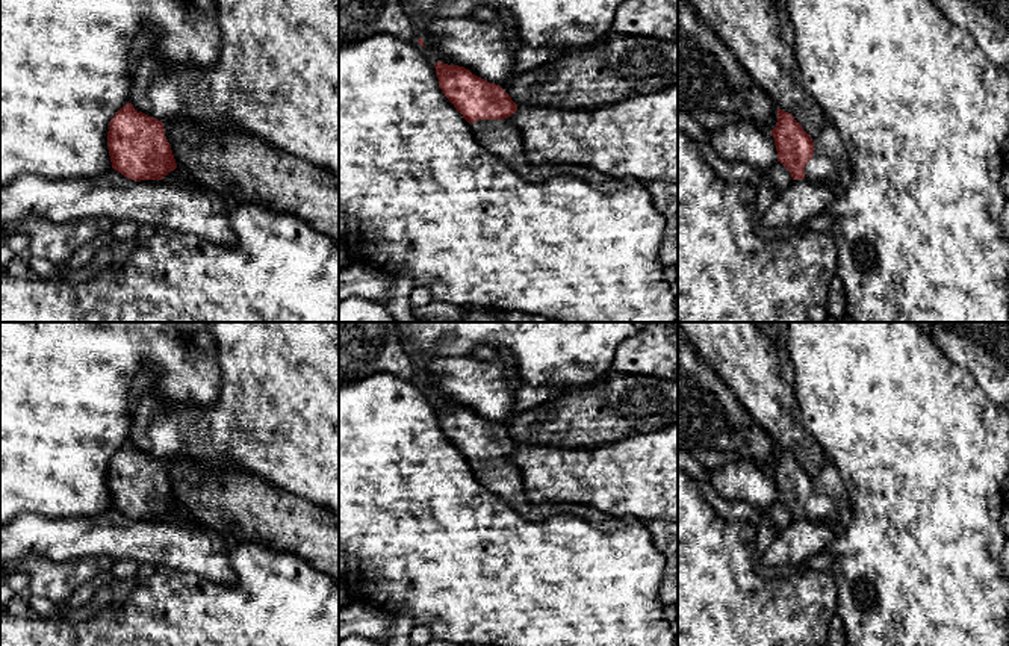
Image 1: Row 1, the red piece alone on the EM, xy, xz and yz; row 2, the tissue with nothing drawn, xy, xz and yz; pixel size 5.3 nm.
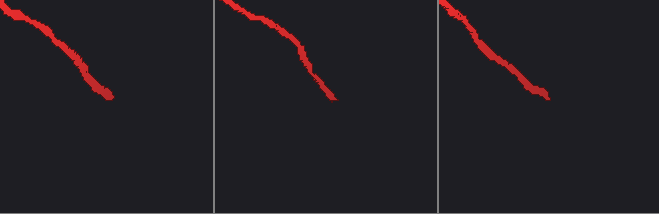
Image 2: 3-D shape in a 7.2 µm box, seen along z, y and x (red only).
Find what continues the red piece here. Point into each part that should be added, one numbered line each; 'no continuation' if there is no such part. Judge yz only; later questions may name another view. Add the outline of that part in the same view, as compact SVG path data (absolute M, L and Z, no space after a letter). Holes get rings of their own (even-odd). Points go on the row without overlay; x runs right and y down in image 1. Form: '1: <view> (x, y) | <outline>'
1: yz (831, 503) | M827 461L812 478L814 495L805 504L805 517L832 522L838 531L852 519L852 504L834 461Z

